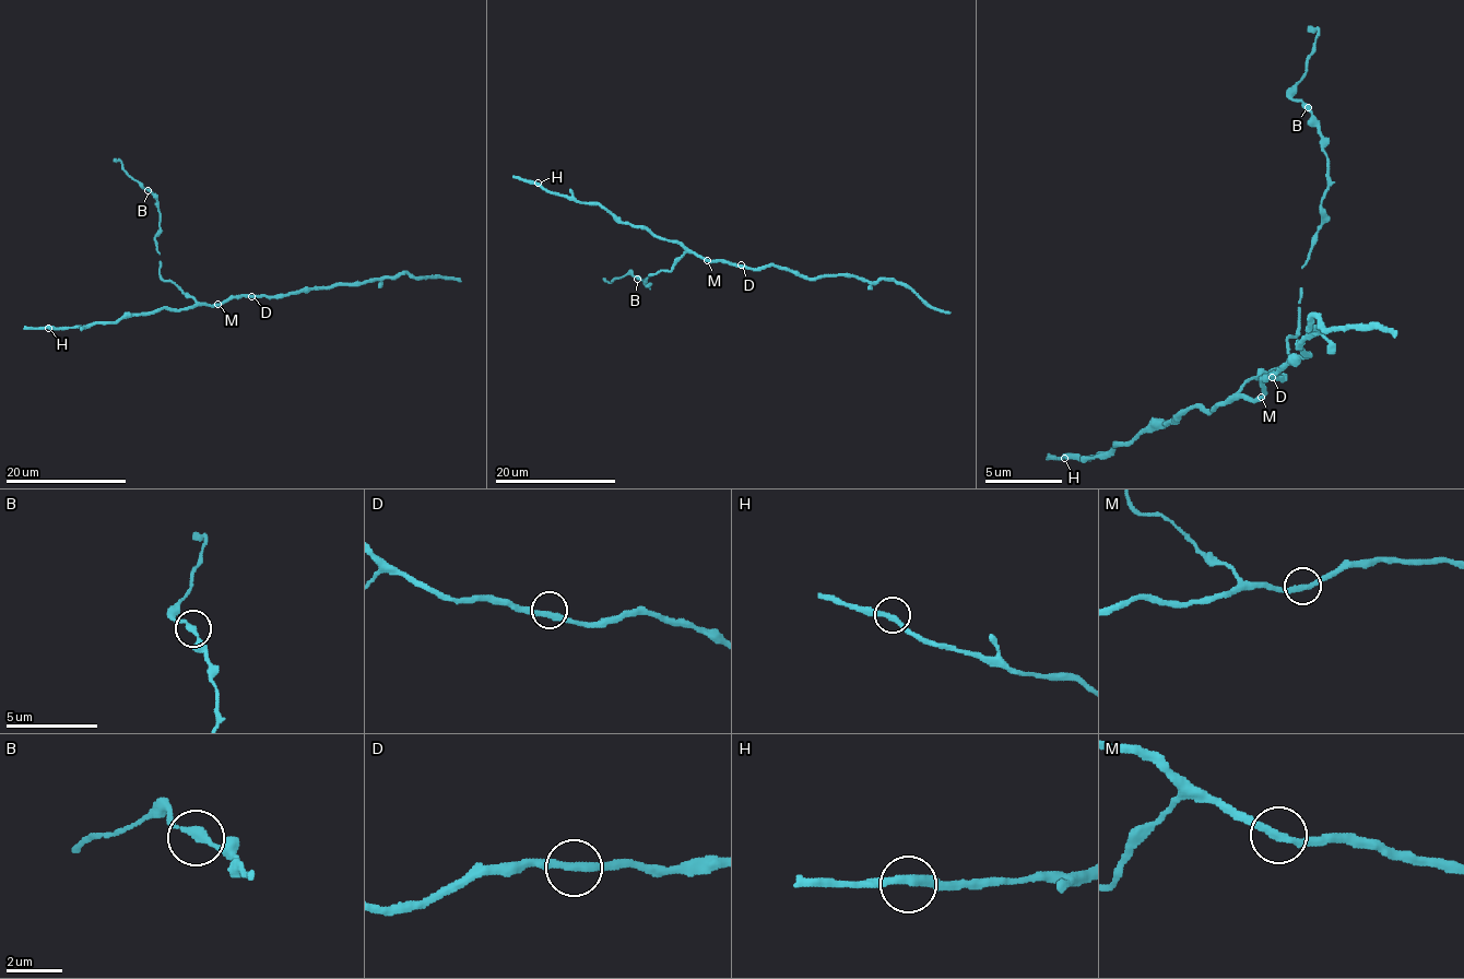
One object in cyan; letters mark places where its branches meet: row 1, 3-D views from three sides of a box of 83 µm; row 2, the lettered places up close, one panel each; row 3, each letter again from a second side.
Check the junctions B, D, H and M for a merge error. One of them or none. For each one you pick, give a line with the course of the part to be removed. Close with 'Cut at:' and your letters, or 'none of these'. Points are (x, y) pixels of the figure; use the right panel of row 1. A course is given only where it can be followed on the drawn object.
Cut at: none of these

